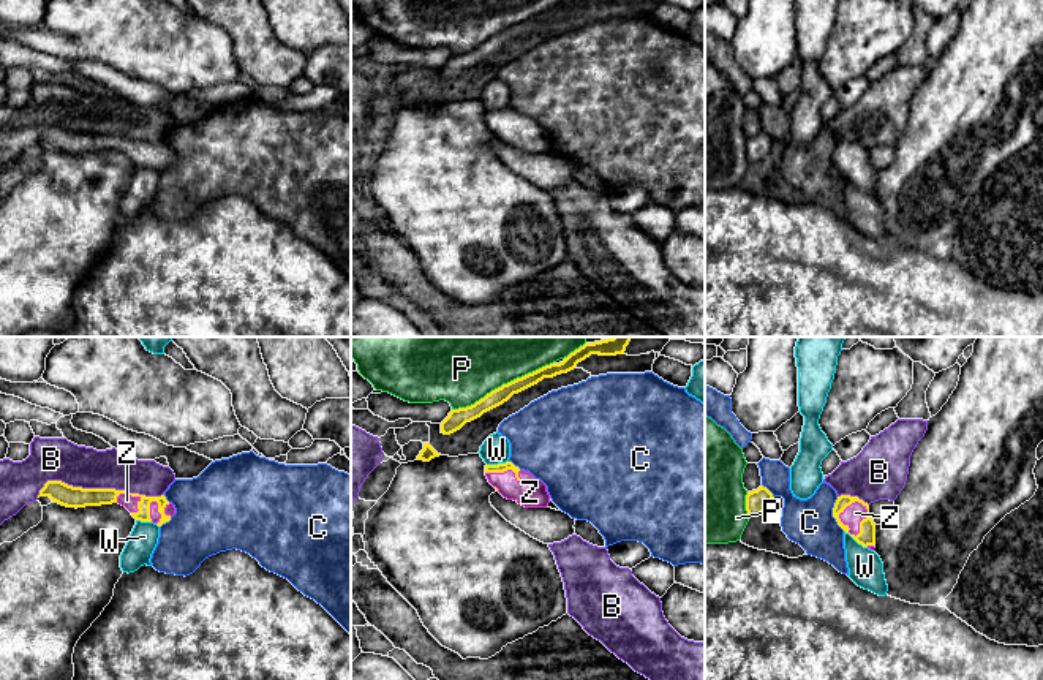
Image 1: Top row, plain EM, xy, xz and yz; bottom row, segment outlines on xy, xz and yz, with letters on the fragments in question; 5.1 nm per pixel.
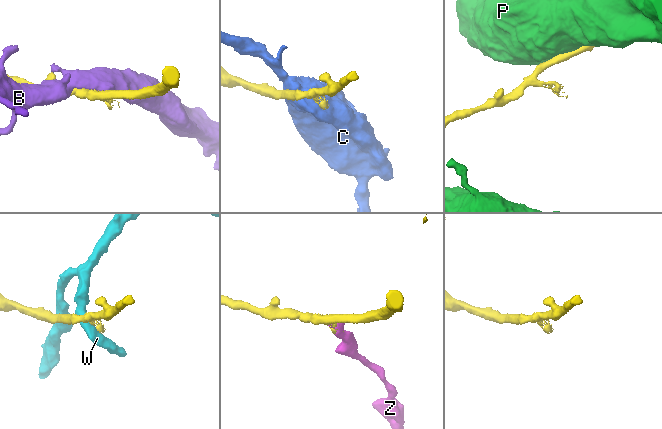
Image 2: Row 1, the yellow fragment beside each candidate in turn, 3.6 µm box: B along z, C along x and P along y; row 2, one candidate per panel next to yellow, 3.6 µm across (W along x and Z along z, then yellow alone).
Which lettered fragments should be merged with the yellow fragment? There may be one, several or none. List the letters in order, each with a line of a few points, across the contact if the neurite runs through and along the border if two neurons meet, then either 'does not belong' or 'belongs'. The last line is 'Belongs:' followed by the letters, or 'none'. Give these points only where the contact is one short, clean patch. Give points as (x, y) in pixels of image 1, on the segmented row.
B: does not belong
C: does not belong
P: does not belong
W: yz (844, 530), (866, 547) | does not belong
Z: belongs
Belongs: Z

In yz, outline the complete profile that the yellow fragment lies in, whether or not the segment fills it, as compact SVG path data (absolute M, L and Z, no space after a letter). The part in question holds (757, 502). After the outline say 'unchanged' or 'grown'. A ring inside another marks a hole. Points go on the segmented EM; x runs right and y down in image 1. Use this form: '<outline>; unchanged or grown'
M759 487L757 490L747 492L746 495L746 511L749 517L760 516L773 503L773 493L766 487Z; unchanged

